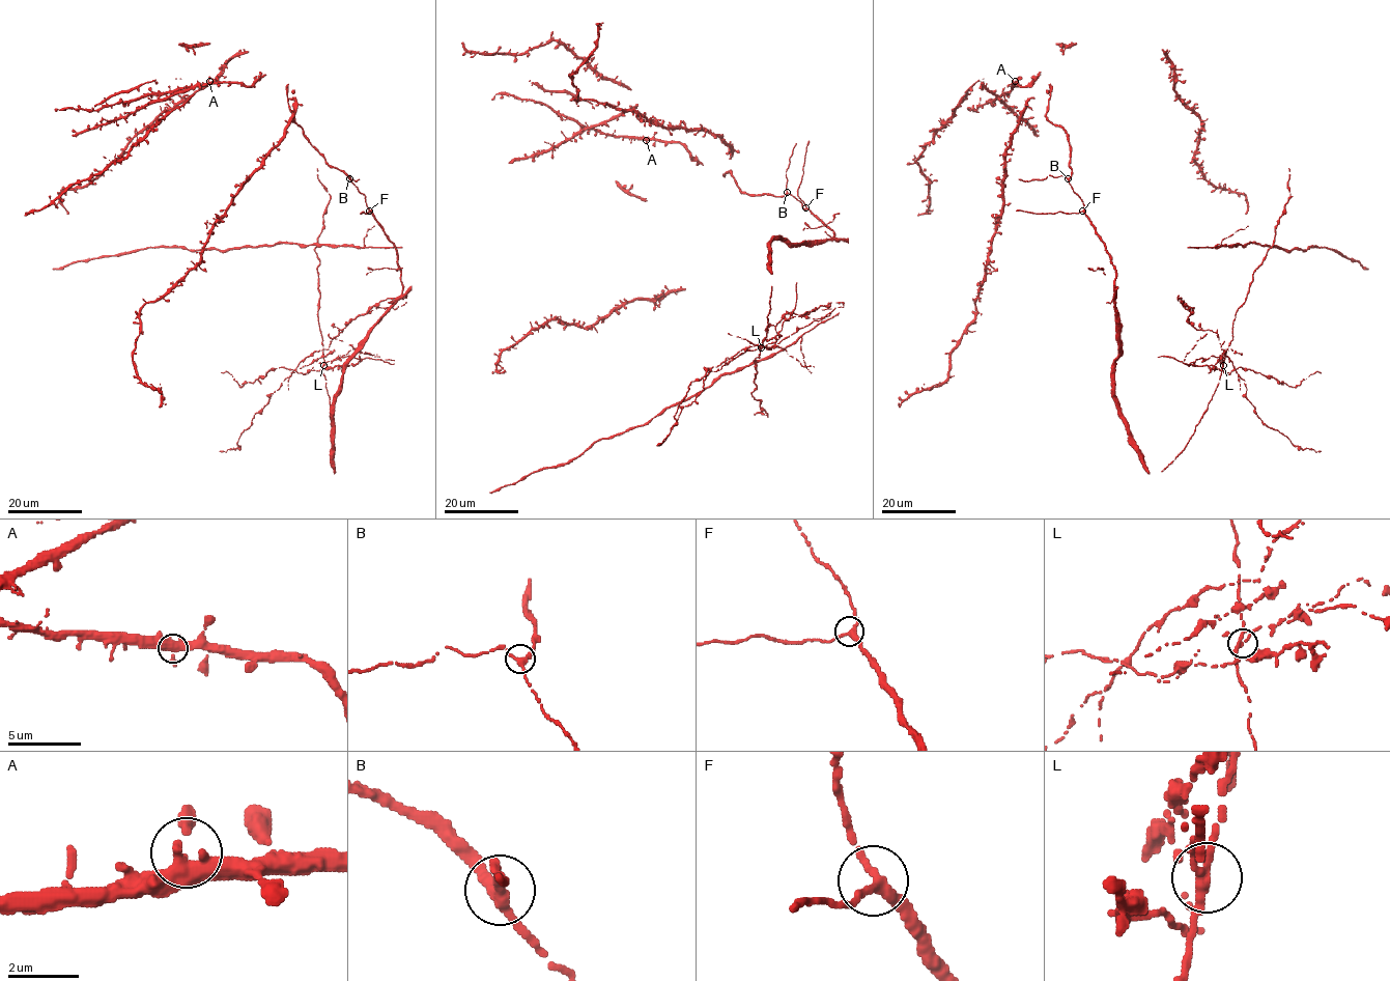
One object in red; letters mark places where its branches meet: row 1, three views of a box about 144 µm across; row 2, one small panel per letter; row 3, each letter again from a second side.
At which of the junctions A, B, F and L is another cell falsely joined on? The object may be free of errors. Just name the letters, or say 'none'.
L

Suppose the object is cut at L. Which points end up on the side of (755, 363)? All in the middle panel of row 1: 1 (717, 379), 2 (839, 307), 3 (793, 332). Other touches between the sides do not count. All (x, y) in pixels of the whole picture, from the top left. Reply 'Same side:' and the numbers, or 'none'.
Same side: 1

